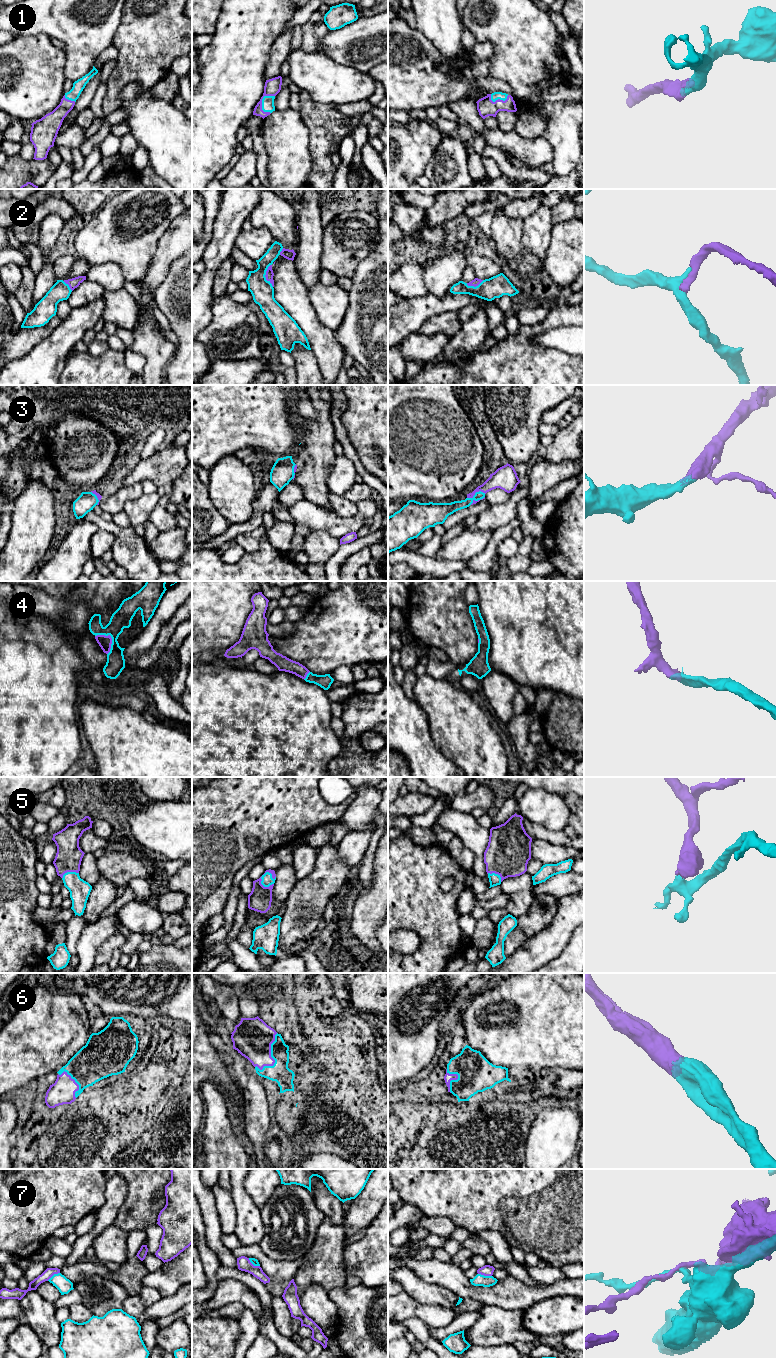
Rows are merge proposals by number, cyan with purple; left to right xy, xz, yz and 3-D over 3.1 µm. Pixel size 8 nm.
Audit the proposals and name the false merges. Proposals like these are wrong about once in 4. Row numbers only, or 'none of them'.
7

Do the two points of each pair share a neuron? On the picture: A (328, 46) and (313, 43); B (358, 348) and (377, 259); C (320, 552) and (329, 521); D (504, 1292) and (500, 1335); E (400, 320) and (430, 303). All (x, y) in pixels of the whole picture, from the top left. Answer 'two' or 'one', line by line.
A: two
B: one
C: two
D: two
E: one

